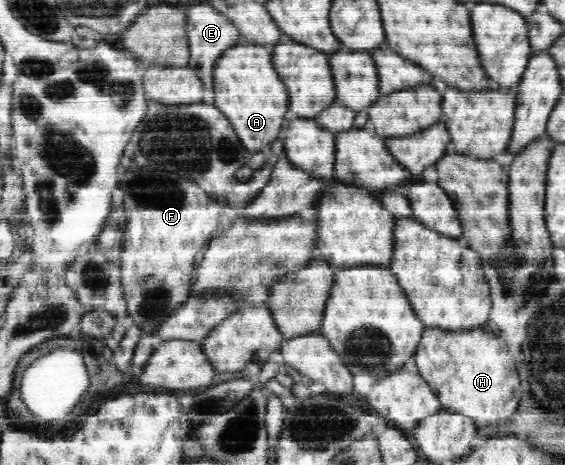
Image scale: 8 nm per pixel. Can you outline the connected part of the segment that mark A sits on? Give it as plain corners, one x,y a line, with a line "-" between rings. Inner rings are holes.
258,44
230,47
214,67
213,89
214,105
230,120
250,155
260,152
264,145
278,137
290,96
284,80
274,68
271,47

